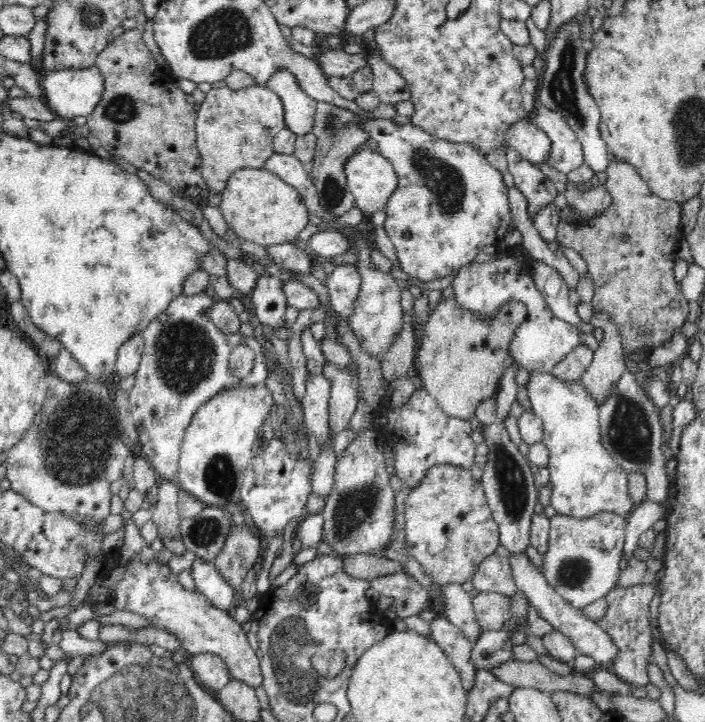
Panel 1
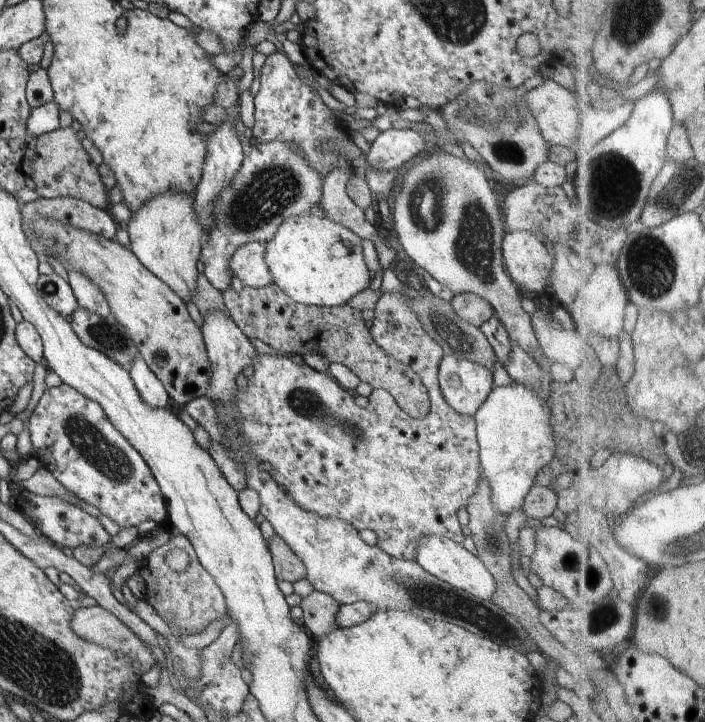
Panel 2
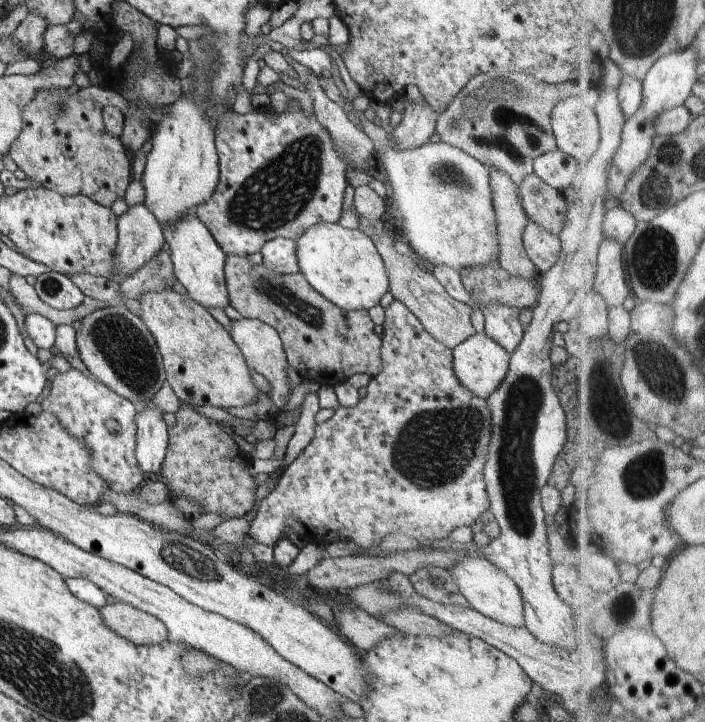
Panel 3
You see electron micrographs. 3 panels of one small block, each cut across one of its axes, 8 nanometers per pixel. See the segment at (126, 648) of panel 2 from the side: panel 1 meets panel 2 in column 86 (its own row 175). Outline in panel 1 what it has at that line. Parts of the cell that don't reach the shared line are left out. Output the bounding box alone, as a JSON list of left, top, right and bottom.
[556,159,689,354]

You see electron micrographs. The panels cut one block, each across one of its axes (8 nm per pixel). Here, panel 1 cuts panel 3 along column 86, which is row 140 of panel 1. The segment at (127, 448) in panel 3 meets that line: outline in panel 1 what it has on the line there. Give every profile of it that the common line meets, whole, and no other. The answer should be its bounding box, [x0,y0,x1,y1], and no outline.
[362,118,512,282]

